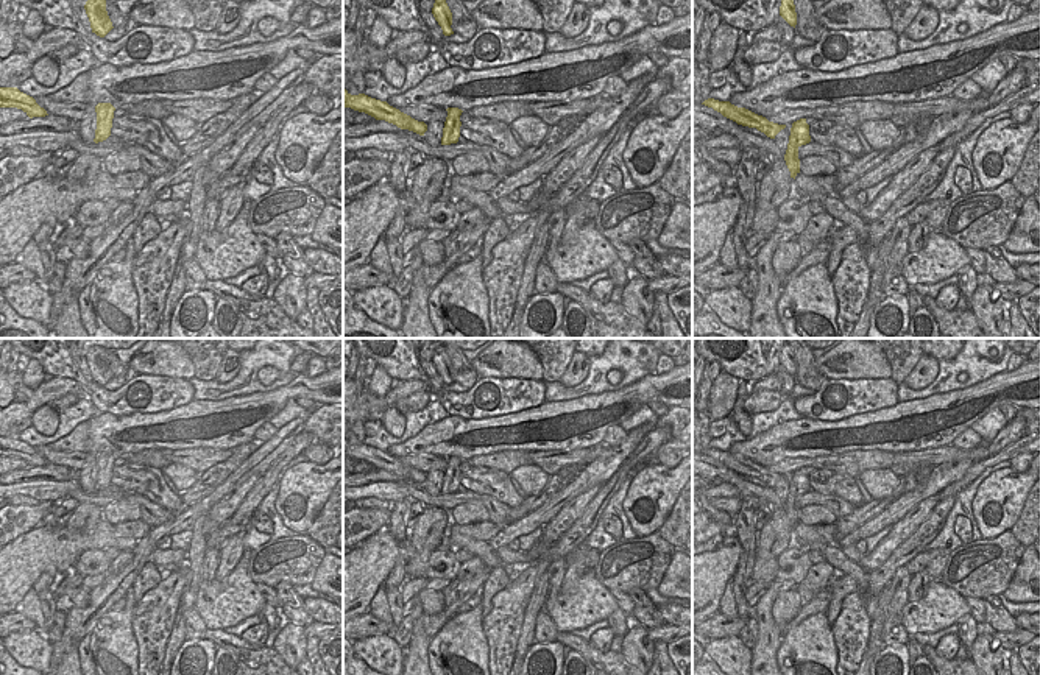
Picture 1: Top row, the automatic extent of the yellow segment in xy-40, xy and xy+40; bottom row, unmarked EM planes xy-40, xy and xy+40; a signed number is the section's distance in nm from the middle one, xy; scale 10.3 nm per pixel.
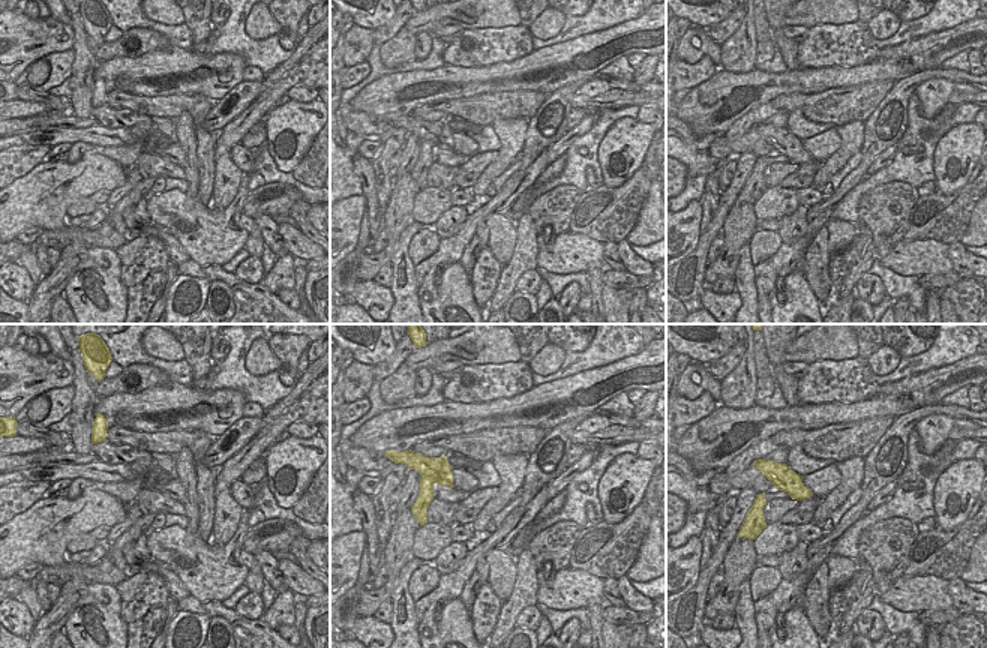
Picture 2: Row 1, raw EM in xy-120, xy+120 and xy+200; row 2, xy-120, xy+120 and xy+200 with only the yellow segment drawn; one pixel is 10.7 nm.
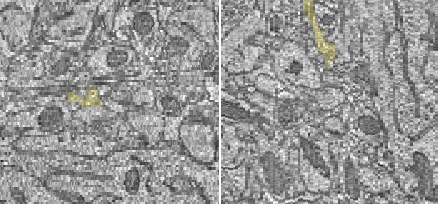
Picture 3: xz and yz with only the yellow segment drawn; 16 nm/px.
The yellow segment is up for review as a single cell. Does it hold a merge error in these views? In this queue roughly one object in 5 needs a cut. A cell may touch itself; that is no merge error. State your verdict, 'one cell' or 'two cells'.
two cells

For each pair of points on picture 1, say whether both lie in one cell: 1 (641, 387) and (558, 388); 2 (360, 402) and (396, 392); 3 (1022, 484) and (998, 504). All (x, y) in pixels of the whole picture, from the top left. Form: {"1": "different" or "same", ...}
{"1": "different", "2": "same", "3": "same"}

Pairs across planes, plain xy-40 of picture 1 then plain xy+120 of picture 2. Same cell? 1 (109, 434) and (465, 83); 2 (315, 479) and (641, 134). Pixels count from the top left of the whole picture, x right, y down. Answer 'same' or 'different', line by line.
1: same
2: same

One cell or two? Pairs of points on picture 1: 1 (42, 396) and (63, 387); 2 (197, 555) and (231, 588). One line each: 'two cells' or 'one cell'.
1: one cell
2: two cells

